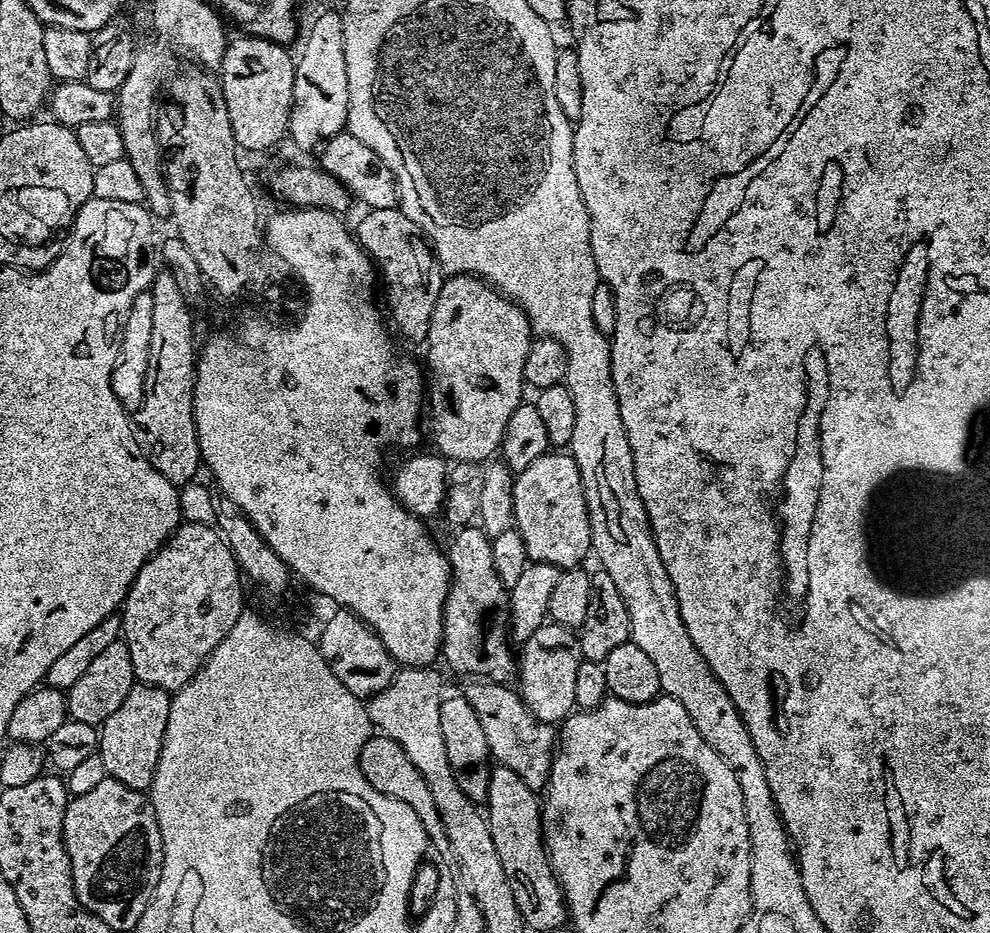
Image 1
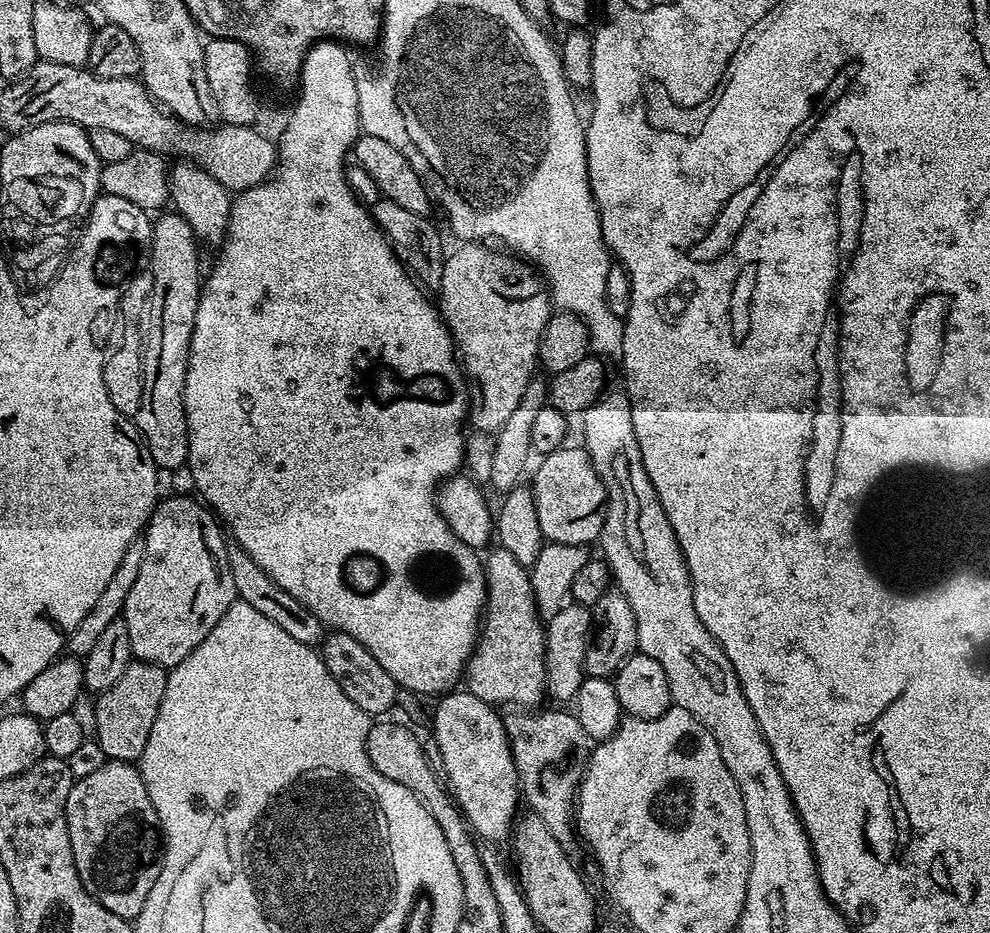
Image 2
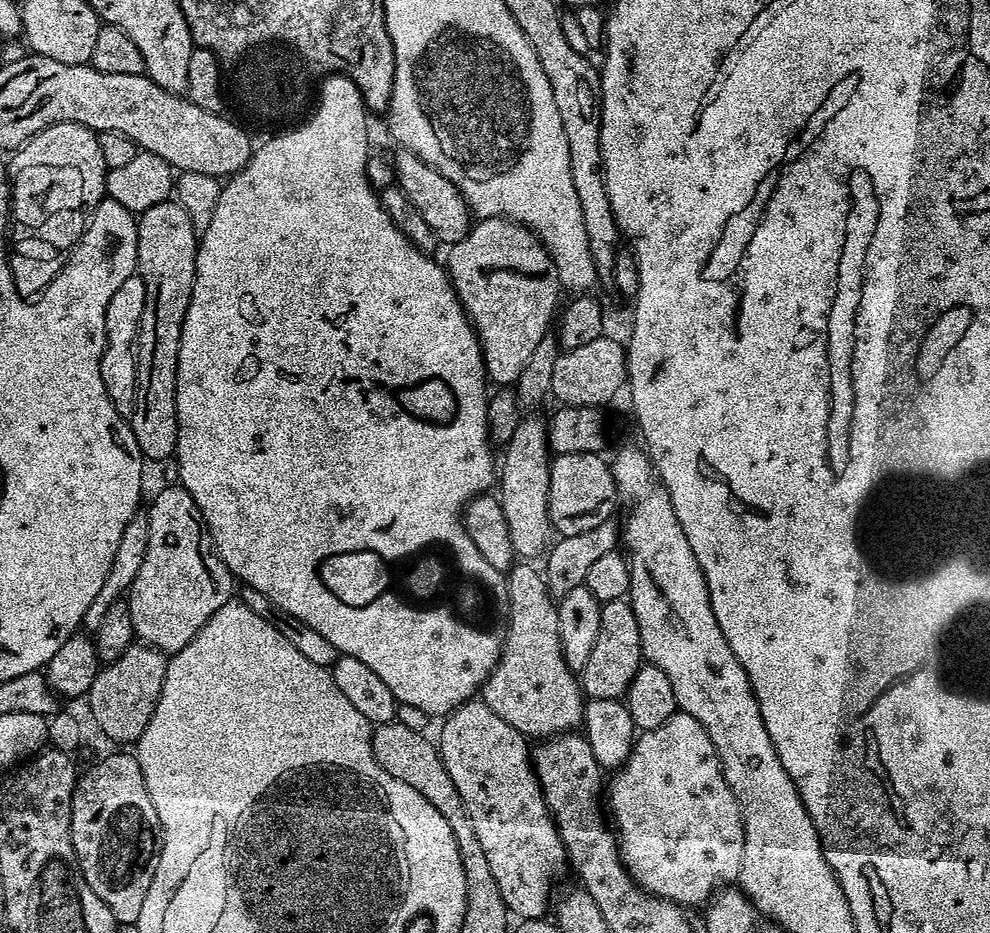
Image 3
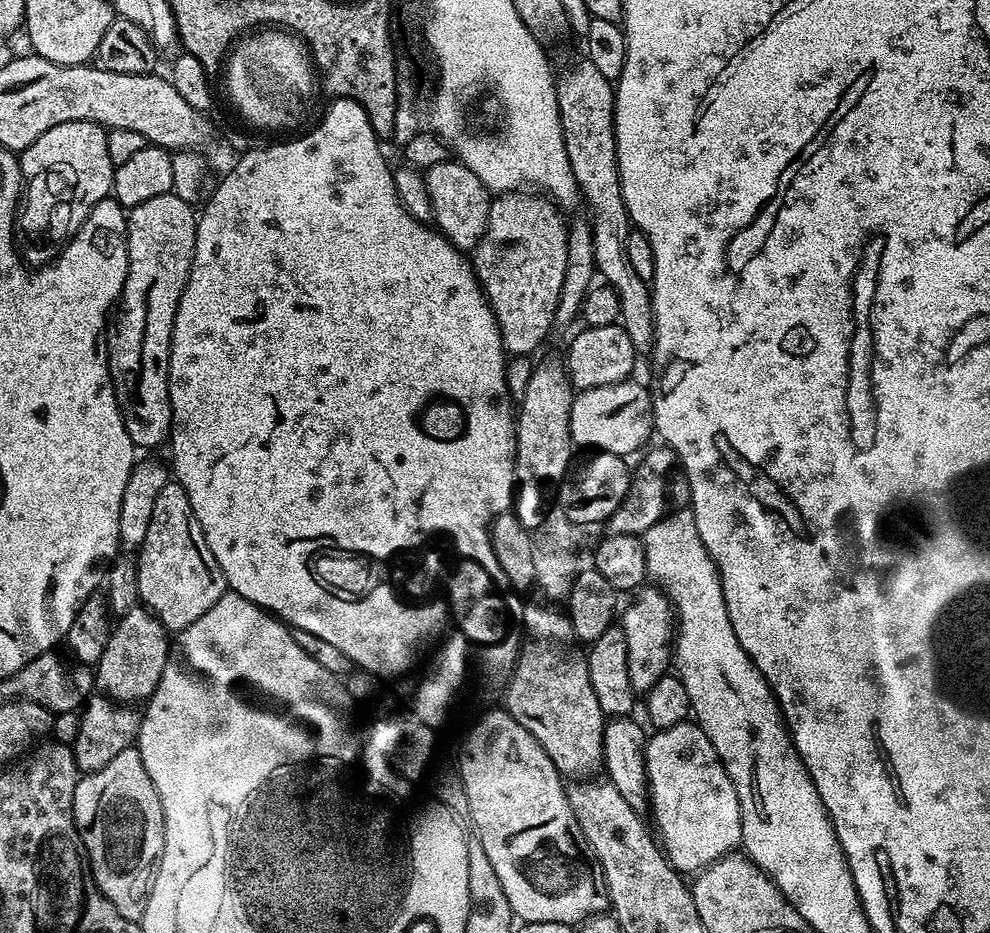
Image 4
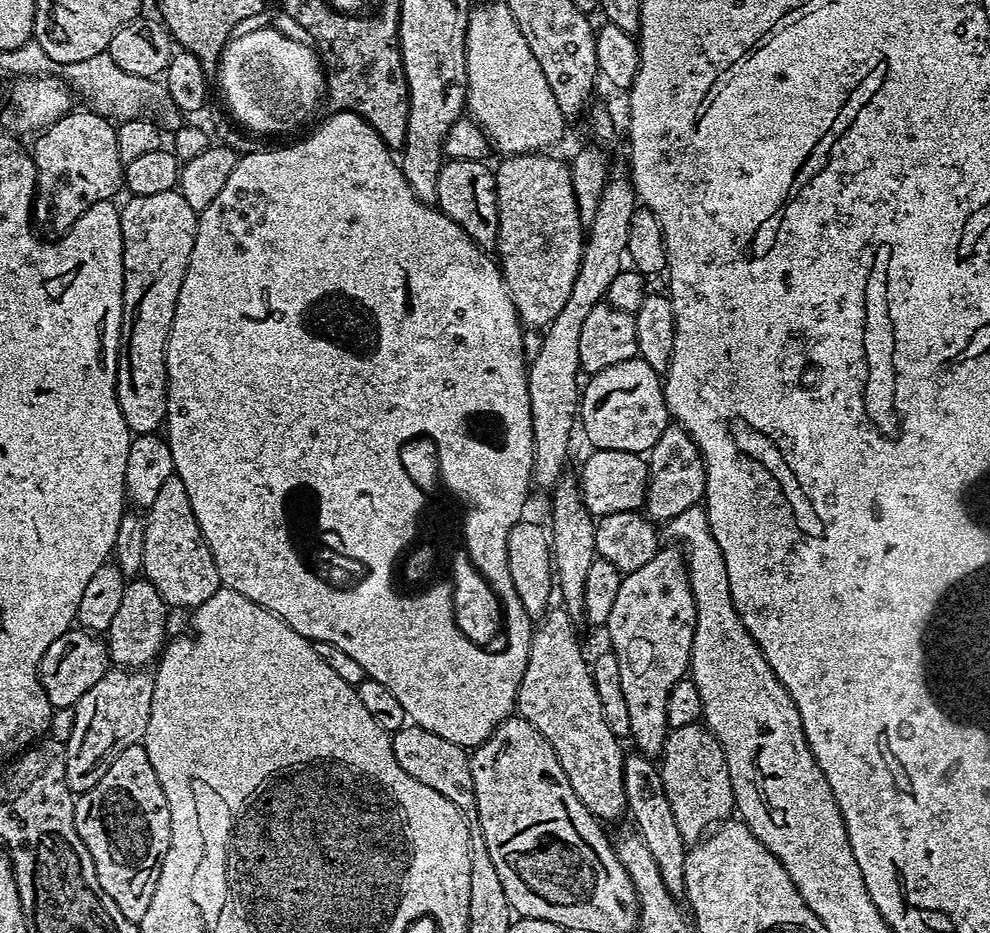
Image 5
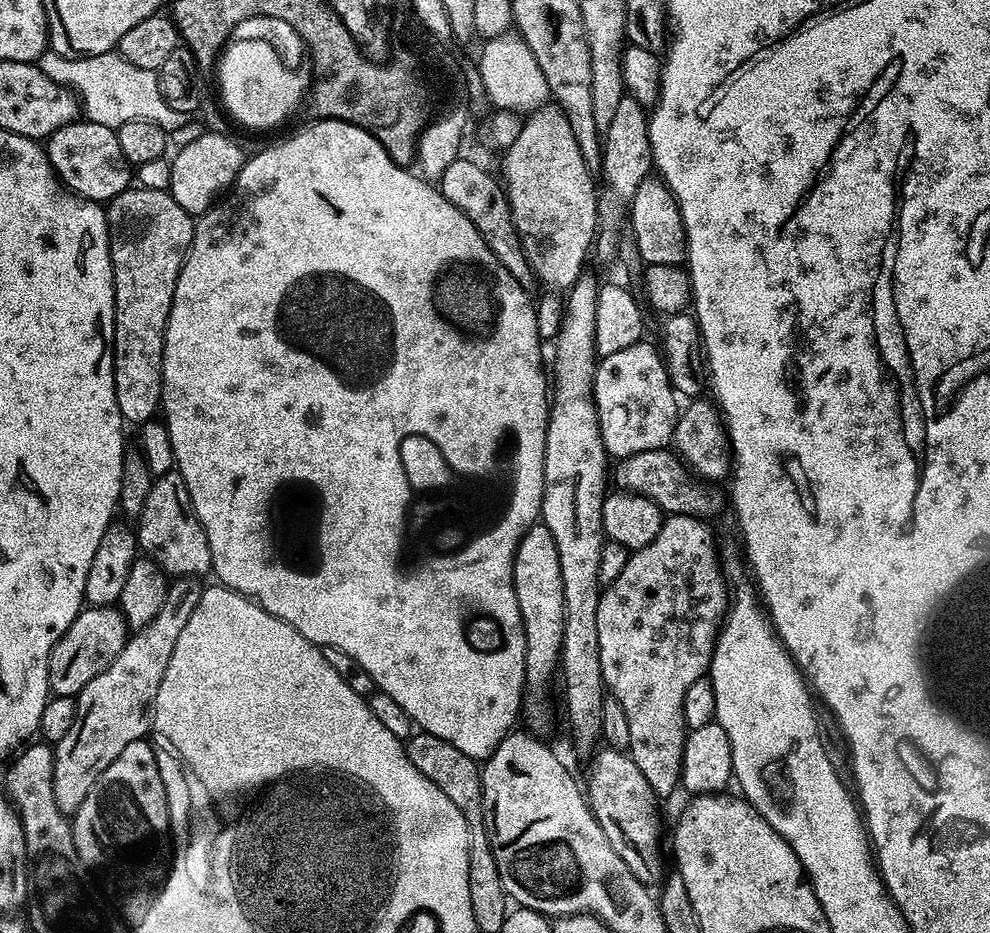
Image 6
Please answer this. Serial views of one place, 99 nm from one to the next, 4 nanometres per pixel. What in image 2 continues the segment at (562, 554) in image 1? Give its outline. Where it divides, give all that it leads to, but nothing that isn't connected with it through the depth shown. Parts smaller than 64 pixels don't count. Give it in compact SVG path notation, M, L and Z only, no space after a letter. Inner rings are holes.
M565 446L554 450L539 461L536 473L531 473L530 487L534 498L534 510L538 512L538 526L549 544L592 546L599 541L604 528L604 505L608 495L598 478L583 447Z

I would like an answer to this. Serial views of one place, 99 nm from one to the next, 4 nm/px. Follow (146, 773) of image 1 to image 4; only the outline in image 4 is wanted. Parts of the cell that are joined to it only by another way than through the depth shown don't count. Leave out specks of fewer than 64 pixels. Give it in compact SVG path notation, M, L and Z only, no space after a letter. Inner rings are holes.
M131 608L113 623L106 650L102 650L102 658L94 666L95 691L117 704L136 706L139 700L147 702L162 678L162 670L166 670L169 651L168 629L163 628L147 608Z

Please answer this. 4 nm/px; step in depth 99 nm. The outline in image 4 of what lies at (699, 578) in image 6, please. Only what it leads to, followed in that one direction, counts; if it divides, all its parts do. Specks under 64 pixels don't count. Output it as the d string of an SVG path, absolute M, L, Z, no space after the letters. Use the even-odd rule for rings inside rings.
M644 586L631 597L632 604L623 605L618 627L626 634L626 666L630 666L630 686L637 694L647 694L650 686L669 671L674 656L674 613L668 597L655 586Z

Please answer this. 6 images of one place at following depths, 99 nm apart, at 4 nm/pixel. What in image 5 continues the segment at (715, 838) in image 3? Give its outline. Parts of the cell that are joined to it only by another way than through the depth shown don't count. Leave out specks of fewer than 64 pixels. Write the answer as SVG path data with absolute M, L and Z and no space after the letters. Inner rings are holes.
M695 723L671 729L658 767L670 810L674 810L674 822L678 822L678 834L682 834L686 842L699 841L713 825L733 815L730 770L722 746L707 727Z

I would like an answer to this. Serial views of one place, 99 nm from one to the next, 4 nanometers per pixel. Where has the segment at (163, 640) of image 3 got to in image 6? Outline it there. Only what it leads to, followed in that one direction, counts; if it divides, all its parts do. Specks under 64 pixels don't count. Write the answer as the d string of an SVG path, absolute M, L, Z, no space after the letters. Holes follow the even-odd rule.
M179 470L153 479L138 521L138 544L143 555L153 560L169 577L201 578L212 572L210 546L190 502L190 490L186 490L186 482Z

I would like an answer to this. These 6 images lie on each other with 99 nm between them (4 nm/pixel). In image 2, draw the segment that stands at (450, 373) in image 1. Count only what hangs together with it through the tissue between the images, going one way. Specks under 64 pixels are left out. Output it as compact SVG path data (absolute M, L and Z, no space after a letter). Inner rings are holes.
M464 242L459 247L444 262L442 282L438 289L438 311L452 335L452 343L467 379L471 383L473 380L480 391L480 404L473 403L470 408L471 427L496 434L517 409L518 402L522 401L527 384L537 375L538 346L542 330L546 330L546 322L553 314L554 305L541 273L531 263L504 250L495 252L492 249L495 247L484 242Z

